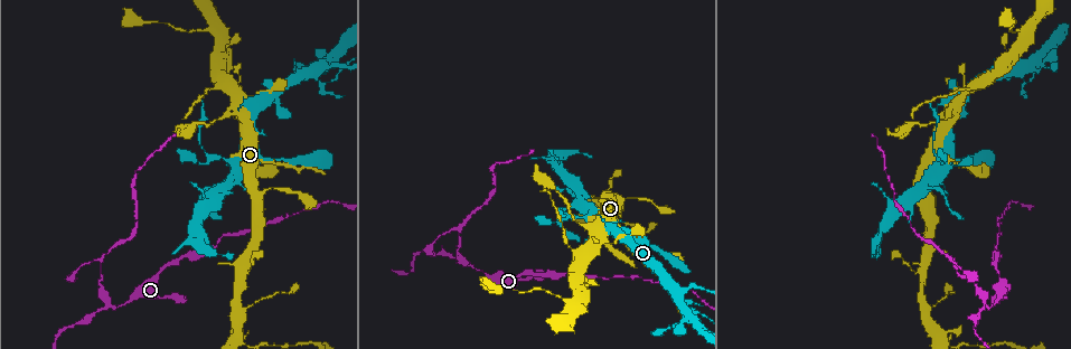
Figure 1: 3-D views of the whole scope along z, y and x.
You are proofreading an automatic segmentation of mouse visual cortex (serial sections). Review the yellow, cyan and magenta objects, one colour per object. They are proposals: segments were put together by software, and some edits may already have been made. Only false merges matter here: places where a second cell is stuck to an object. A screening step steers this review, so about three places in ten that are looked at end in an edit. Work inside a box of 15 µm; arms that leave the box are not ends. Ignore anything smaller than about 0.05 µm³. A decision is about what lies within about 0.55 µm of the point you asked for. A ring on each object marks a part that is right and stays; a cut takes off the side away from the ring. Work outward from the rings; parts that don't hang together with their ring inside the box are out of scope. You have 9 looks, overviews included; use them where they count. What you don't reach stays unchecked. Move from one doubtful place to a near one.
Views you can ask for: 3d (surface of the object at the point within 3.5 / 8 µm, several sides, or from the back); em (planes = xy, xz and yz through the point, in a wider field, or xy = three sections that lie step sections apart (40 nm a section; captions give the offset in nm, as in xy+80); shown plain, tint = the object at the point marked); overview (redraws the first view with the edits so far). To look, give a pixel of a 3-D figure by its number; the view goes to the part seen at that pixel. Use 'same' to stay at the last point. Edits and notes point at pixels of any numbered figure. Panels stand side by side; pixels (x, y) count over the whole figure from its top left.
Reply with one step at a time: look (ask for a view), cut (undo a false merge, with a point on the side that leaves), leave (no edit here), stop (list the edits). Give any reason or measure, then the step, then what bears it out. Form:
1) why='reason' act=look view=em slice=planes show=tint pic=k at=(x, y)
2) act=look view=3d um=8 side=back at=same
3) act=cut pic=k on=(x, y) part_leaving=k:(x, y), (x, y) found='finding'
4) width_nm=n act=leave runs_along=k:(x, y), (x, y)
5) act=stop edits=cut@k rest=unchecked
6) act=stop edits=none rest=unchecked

act=look view=3d um=3.5 pic=1 at=(951, 155)

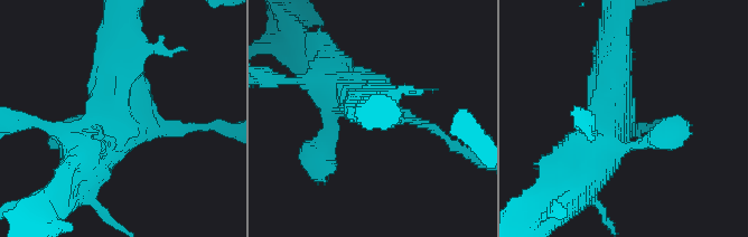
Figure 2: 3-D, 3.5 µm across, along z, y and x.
arms=3 arm_widths_nm=150,450,500 why='shape alone is not enough' act=look view=em slice=planes show=tint pic=2 at=(132, 123)

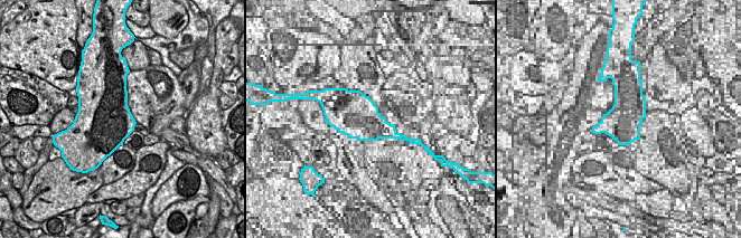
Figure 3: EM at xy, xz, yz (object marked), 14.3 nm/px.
act=leave found='all the same cell'

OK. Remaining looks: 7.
why='three-way junction' act=look view=3d um=8 side=back pic=1 at=(974, 84)

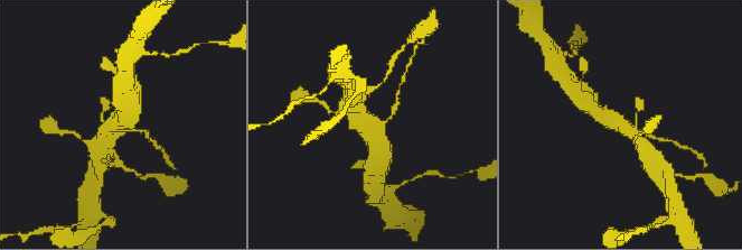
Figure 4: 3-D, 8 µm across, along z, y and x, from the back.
why='closer look' act=look view=3d um=3.5 pic=4 at=(622, 126)

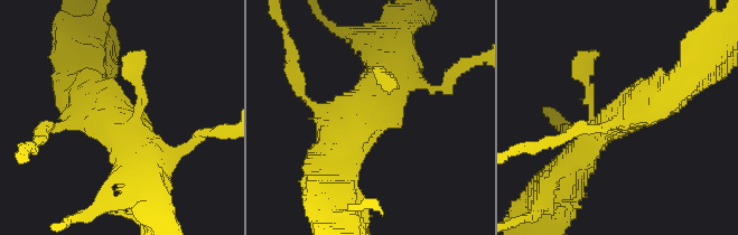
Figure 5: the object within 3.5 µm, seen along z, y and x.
act=leave runs_along=5:(569, 167), (598, 132), (675, 87) found='all the same cell'

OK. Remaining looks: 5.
why='arms part here' act=look view=3d um=3.5 pic=1 at=(923, 308)

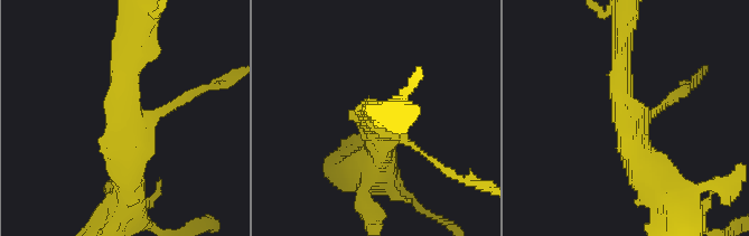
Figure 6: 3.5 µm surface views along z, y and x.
arms=3 arm_widths_nm=100,300,450 act=look view=em slice=xy step=3 show=plain pic=6 at=(128, 115)

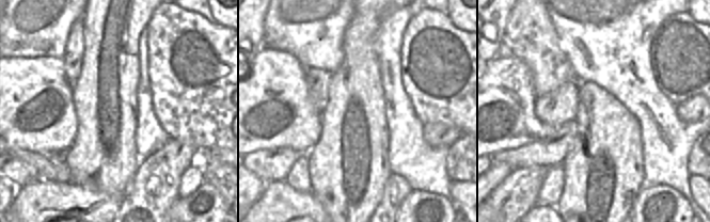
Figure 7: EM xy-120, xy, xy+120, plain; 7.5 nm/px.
act=look view=em slice=xy step=3 show=tint at=same

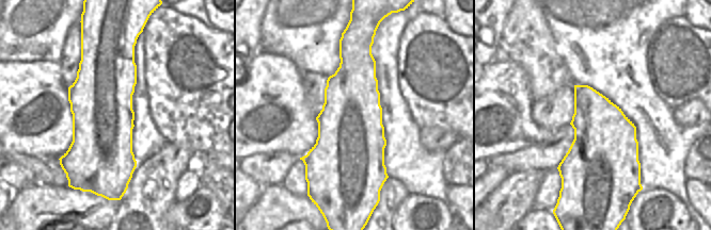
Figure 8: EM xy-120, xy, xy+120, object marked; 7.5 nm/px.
act=leave runs_along=6:(621, 46), (629, 139), (658, 187) found='continuous, no second cell'

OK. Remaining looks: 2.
why='abrupt turn' act=look view=3d um=3.5 side=back pic=1 at=(582, 204)

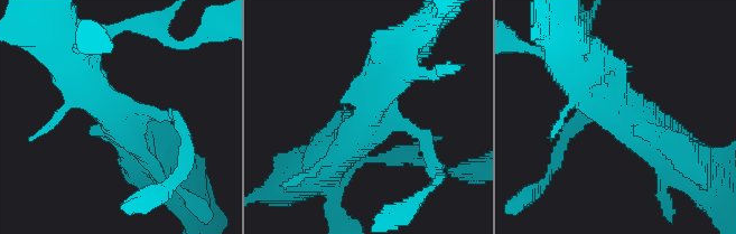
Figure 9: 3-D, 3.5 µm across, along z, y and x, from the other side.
act=look view=em slice=xy step=1 show=tint pic=9 at=(363, 120)

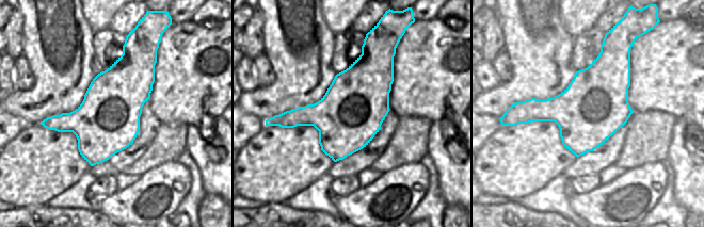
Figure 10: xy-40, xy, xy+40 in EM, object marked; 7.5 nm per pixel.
act=leave runs_along=9:(568, 72), (590, 96), (674, 148) found='continuous, no second cell'

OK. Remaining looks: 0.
act=stop edits=none rest=unchecked

